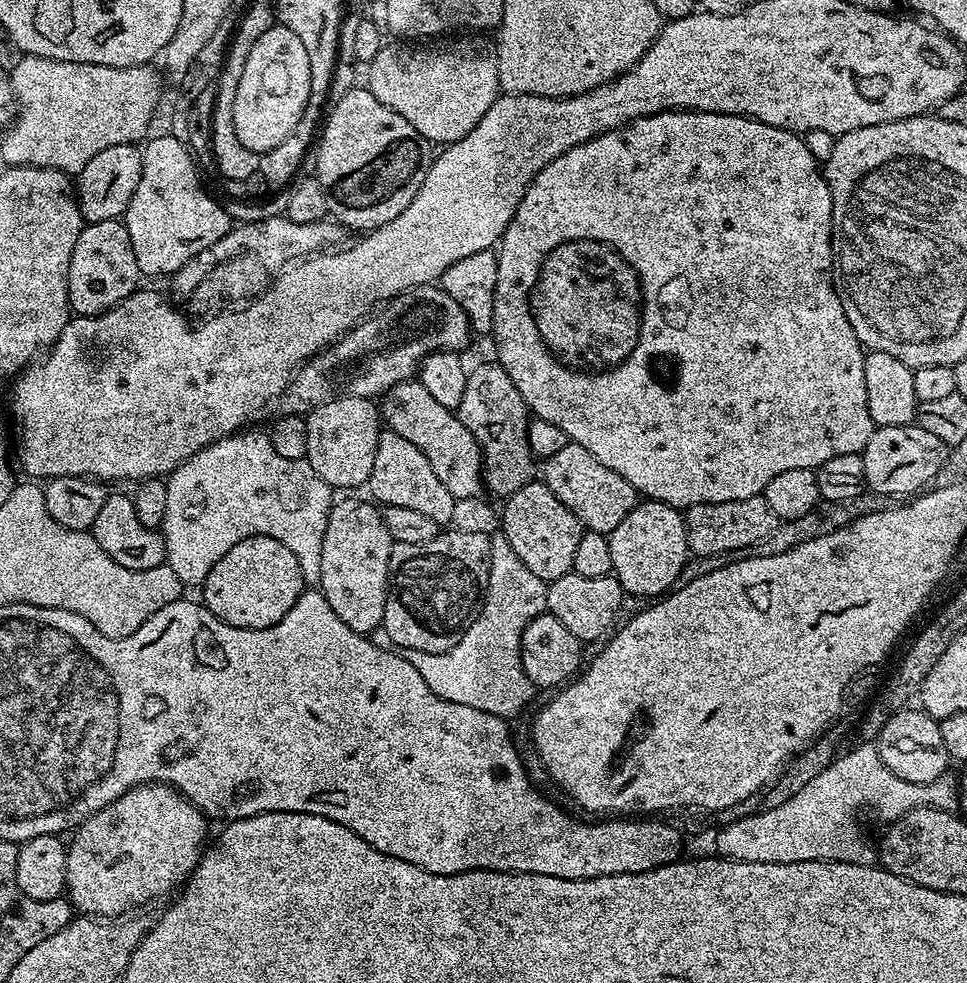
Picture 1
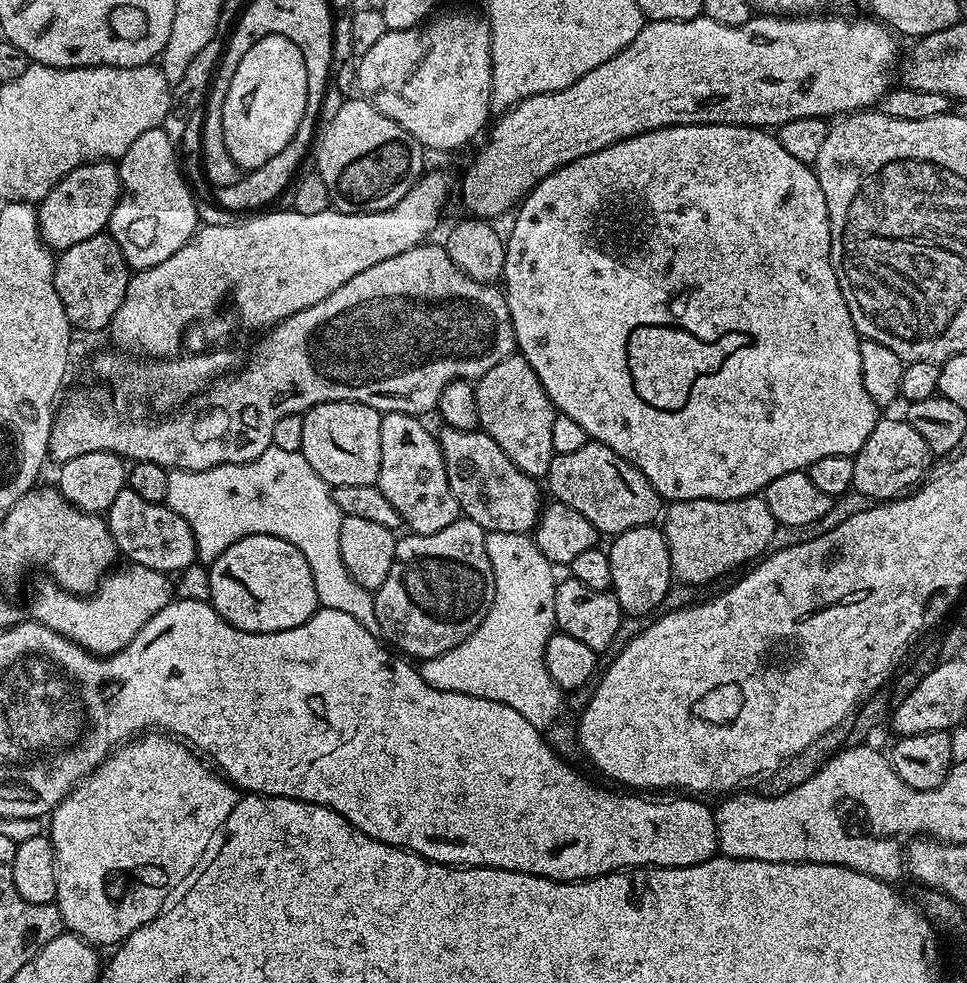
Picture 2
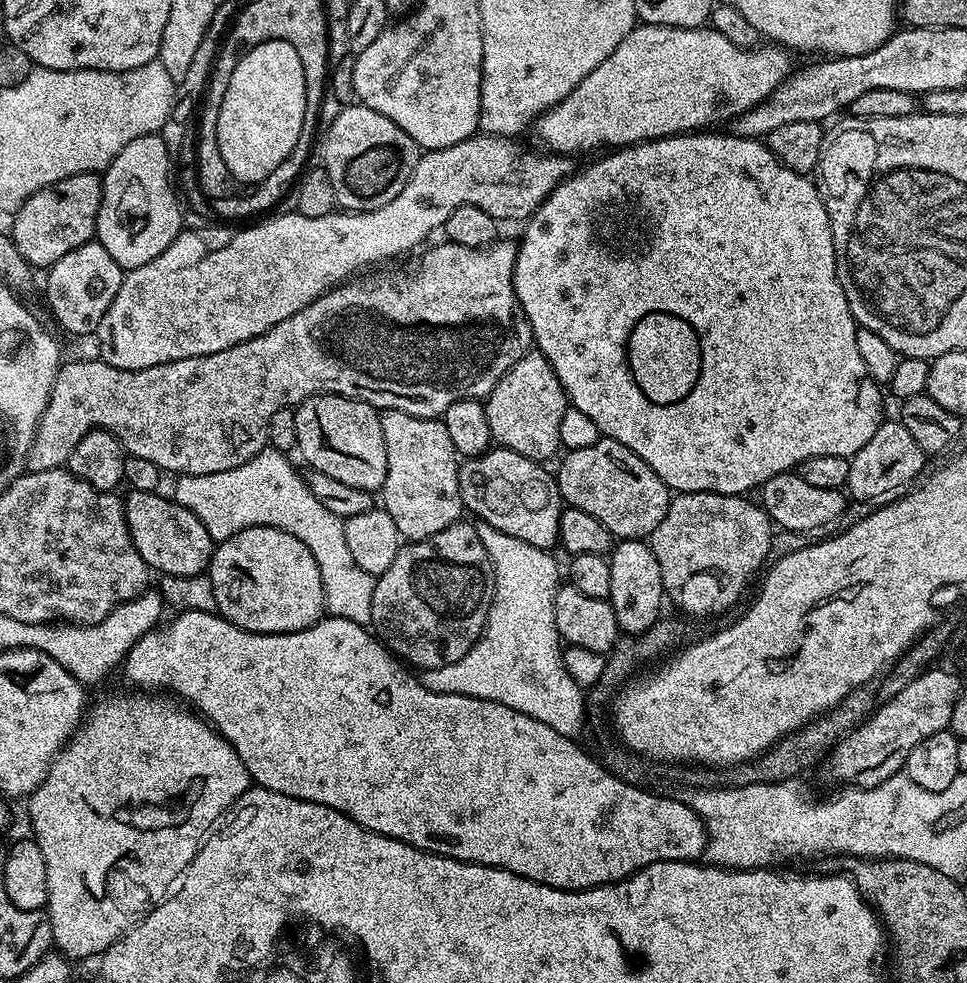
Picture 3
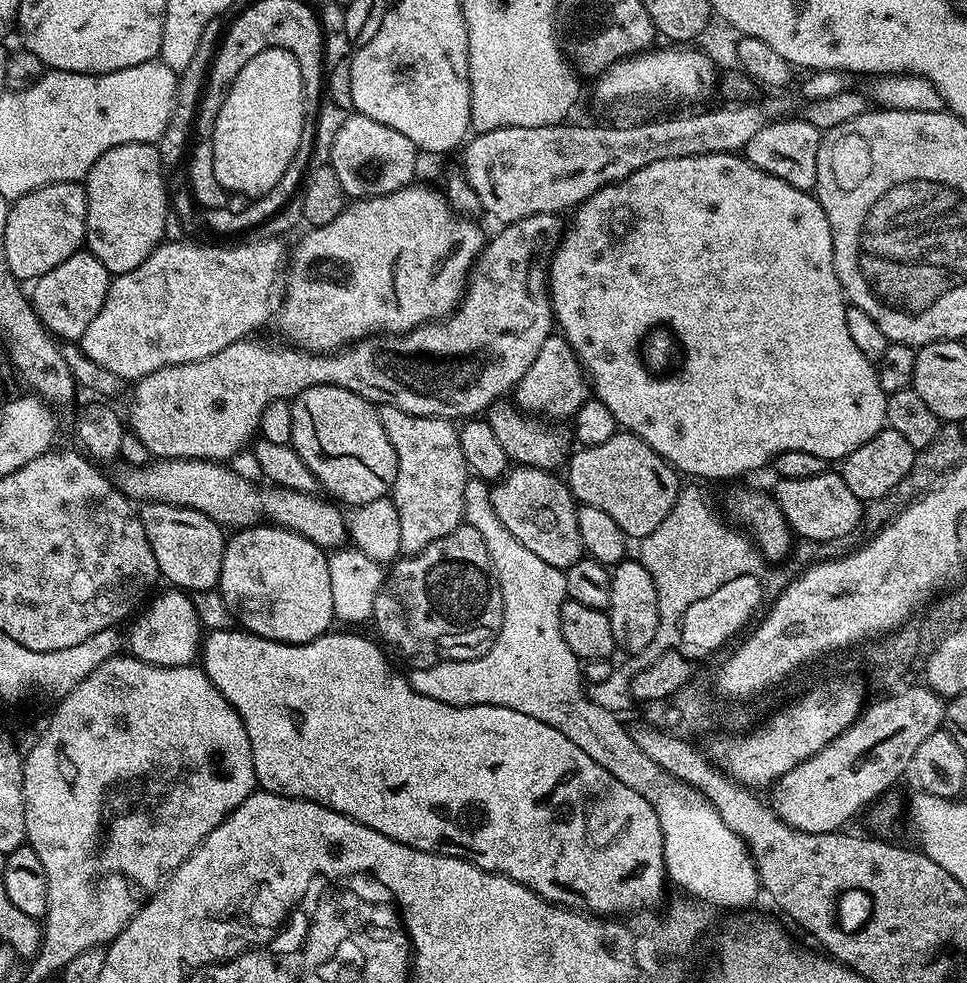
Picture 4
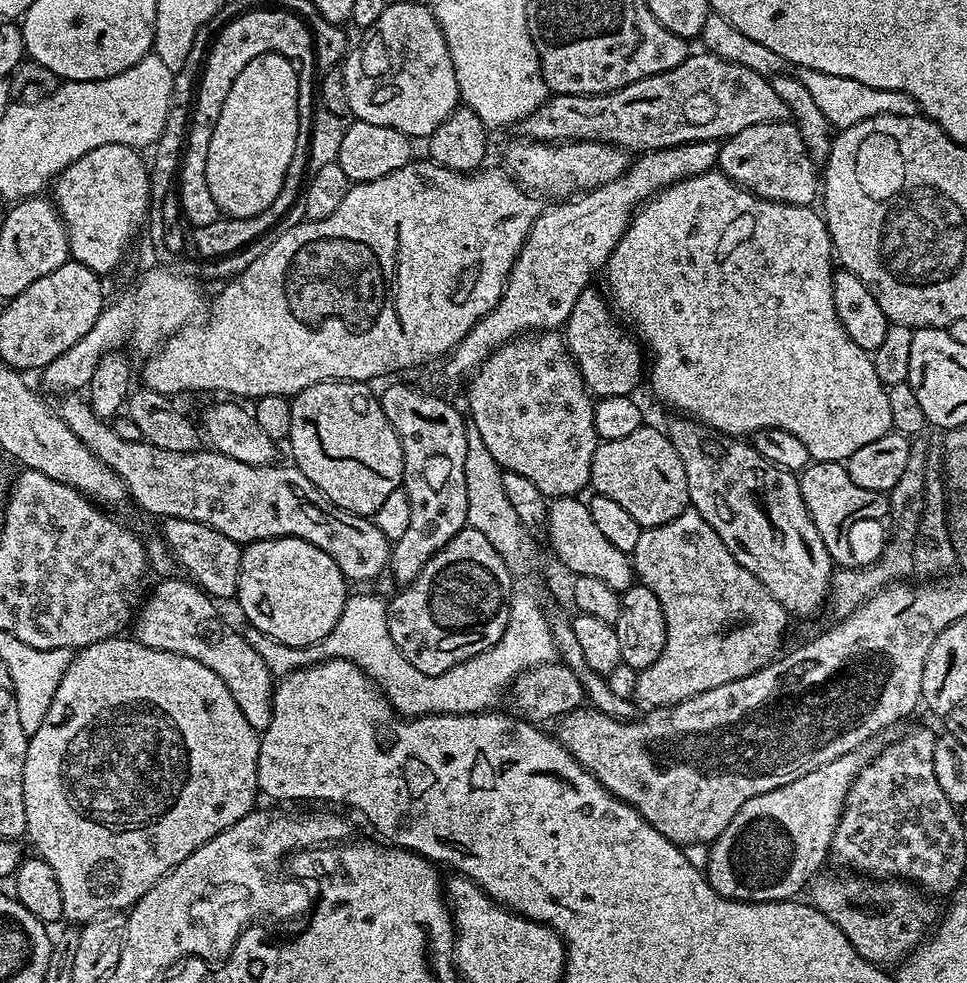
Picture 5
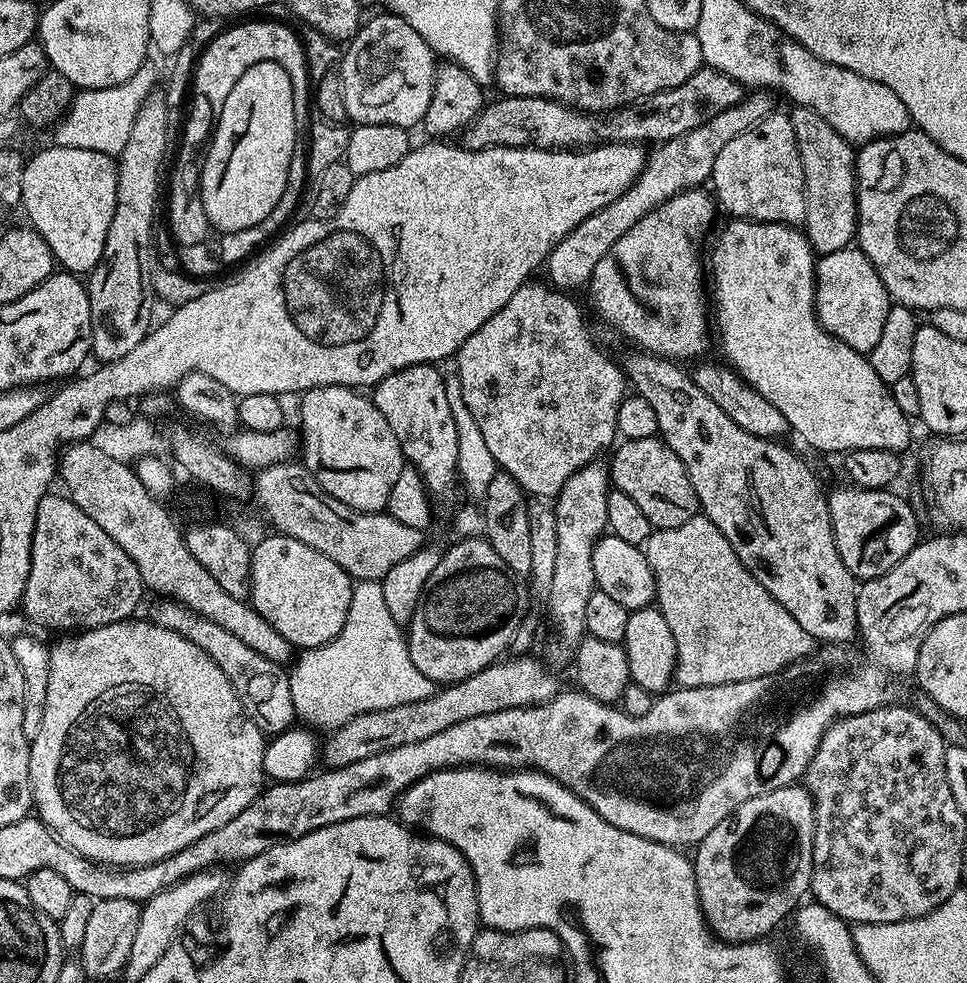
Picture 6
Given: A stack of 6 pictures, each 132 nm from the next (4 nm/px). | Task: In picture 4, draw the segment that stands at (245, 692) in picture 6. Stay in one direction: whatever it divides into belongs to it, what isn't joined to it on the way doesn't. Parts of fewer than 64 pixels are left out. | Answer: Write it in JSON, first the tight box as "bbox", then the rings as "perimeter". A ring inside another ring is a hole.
{"bbox":[126,588,202,668],"perimeter":[[[177,588],[166,590],[137,615],[138,620],[126,634],[126,646],[131,655],[150,665],[163,668],[191,667],[200,654],[202,625],[197,618],[196,607],[186,592]]]}

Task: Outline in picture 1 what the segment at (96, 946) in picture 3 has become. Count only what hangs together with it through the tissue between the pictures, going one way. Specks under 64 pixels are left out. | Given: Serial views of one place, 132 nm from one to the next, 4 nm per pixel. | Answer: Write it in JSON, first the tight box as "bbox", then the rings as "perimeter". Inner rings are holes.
{"bbox":[66,784,208,918],"perimeter":[[[140,784],[131,788],[71,833],[72,844],[70,840],[66,858],[67,899],[85,917],[120,918],[131,913],[131,908],[166,895],[171,888],[179,889],[200,863],[200,843],[208,832],[207,823],[204,813],[170,784]]]}

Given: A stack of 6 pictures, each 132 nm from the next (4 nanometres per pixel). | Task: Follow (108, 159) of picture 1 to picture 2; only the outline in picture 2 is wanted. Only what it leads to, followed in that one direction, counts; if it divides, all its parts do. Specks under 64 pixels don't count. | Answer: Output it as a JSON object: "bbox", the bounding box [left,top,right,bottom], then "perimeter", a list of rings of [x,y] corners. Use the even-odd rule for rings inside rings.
{"bbox":[36,160,120,253],"perimeter":[[[95,160],[89,164],[78,166],[70,174],[66,174],[39,201],[36,217],[40,223],[40,237],[49,248],[61,253],[70,246],[78,246],[78,242],[86,242],[86,238],[94,238],[99,232],[107,229],[110,218],[114,214],[114,206],[120,201],[120,169],[113,161]]]}

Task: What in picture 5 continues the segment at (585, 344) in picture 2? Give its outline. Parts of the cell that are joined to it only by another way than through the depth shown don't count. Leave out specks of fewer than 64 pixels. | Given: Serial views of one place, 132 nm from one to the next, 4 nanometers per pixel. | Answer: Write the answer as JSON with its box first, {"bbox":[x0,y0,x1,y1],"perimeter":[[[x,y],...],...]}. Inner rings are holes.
{"bbox":[606,170,893,462],"perimeter":[[[719,170],[703,172],[662,189],[633,212],[628,228],[622,234],[616,249],[610,254],[606,265],[607,272],[609,292],[607,295],[615,311],[632,320],[633,326],[636,327],[635,335],[642,341],[650,357],[650,367],[646,372],[647,383],[649,380],[652,383],[653,394],[662,403],[677,408],[680,411],[677,413],[700,421],[714,432],[733,438],[748,438],[757,432],[765,432],[768,428],[786,430],[794,434],[794,438],[798,438],[802,446],[806,446],[813,461],[847,462],[850,454],[854,454],[854,450],[875,442],[887,432],[893,431],[888,388],[880,381],[878,374],[874,374],[871,355],[863,352],[854,342],[854,338],[846,334],[838,318],[838,310],[834,310],[832,239],[823,215],[815,207],[803,208],[764,200],[749,192],[747,188],[735,184],[729,176],[725,176]]]}

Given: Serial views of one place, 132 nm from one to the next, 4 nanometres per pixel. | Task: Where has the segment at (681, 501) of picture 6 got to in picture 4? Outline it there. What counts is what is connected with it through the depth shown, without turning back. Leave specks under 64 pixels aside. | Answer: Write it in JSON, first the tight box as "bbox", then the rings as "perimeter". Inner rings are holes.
{"bbox":[566,430,682,538],"perimeter":[[[623,430],[617,431],[614,438],[602,442],[602,446],[581,447],[576,451],[571,453],[566,464],[566,469],[568,468],[566,483],[580,504],[598,506],[598,510],[610,514],[610,518],[614,518],[614,522],[622,526],[625,536],[629,538],[643,538],[646,534],[658,530],[658,522],[662,522],[662,518],[670,514],[682,487],[681,477],[671,464],[667,464],[642,438]]]}

